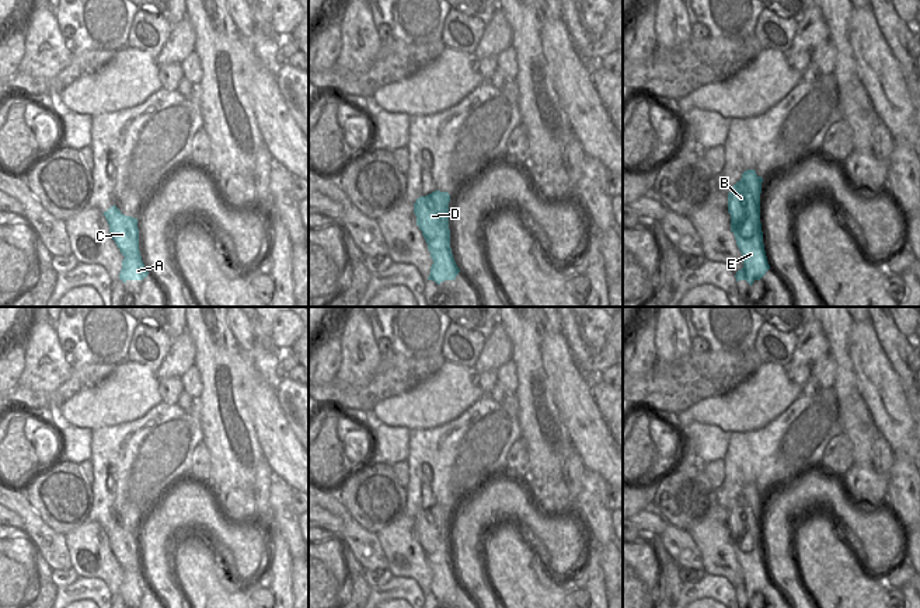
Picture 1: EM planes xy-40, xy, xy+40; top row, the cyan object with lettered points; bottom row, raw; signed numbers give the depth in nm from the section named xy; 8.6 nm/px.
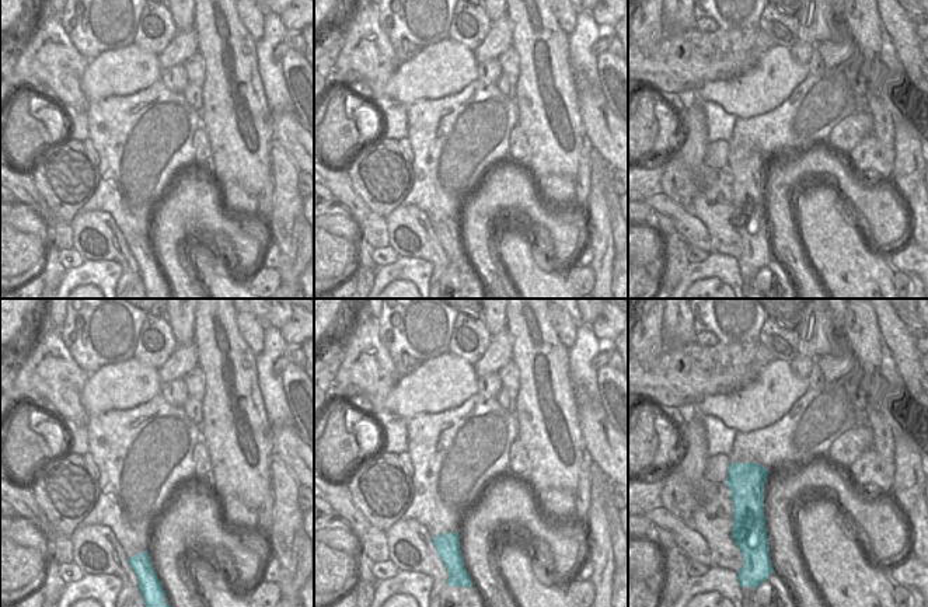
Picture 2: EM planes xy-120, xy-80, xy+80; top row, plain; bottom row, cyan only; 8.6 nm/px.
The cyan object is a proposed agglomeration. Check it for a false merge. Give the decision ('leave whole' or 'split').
split

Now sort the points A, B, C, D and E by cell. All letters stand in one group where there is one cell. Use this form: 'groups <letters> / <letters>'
groups A B E / C D

